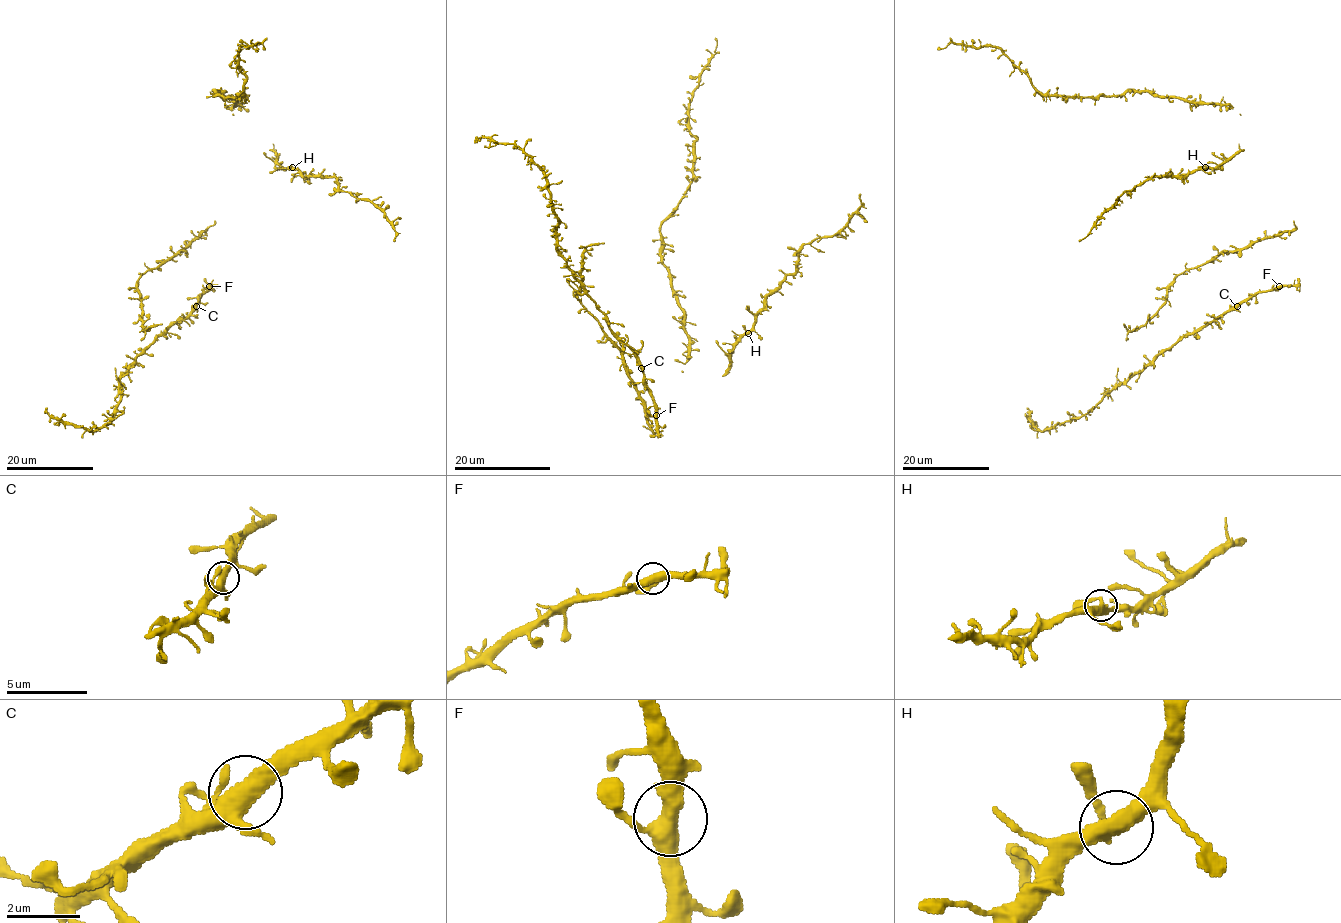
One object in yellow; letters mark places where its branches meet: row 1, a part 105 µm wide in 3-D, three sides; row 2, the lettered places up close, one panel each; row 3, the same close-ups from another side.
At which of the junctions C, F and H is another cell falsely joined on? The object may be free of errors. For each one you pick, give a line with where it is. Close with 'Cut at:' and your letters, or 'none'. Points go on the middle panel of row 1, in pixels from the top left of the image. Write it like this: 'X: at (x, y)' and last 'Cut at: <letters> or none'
Cut at: none

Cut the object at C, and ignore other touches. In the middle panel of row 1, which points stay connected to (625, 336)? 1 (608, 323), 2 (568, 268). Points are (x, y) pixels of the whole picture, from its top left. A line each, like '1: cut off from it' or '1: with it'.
1: with it
2: with it

